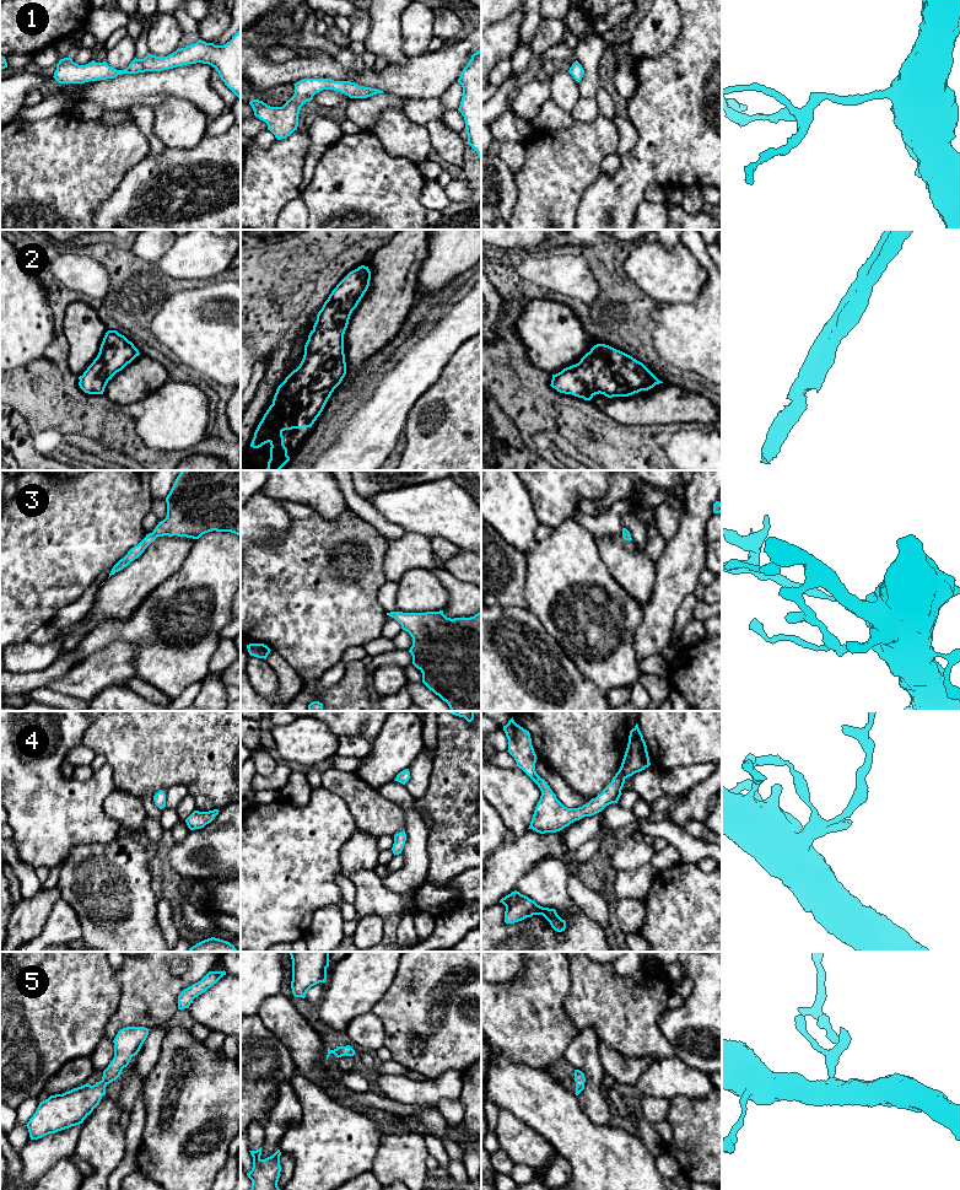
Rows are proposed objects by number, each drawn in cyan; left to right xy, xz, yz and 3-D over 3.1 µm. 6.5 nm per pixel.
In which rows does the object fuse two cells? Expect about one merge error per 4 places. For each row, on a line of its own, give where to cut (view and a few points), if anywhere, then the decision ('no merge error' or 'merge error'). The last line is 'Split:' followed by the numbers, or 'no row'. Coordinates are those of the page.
1: no cut; no merge error
2: no cut; no merge error
3: no cut; no merge error
4: no cut; no merge error
5: no cut; no merge error
Split: no row

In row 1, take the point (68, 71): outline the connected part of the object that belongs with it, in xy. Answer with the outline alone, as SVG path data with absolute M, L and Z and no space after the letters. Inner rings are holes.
M241 28L223 45L215 45L199 39L185 48L178 48L167 56L156 56L149 53L144 59L135 58L124 70L117 70L106 61L96 63L92 60L86 65L79 65L71 58L64 58L56 64L53 77L59 84L85 84L114 79L123 74L162 71L196 63L215 68L225 85L241 98Z

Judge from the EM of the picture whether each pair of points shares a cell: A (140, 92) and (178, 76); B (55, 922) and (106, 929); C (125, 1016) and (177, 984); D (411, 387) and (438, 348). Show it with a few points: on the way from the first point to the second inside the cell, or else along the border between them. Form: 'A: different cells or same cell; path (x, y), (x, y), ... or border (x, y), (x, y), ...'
A: same cell; path (150, 89), (168, 84)
B: different cells; border (63, 899), (74, 911), (82, 937)
C: same cell; path (138, 1007), (156, 989), (165, 987)
D: same cell; path (411, 377), (429, 357)

